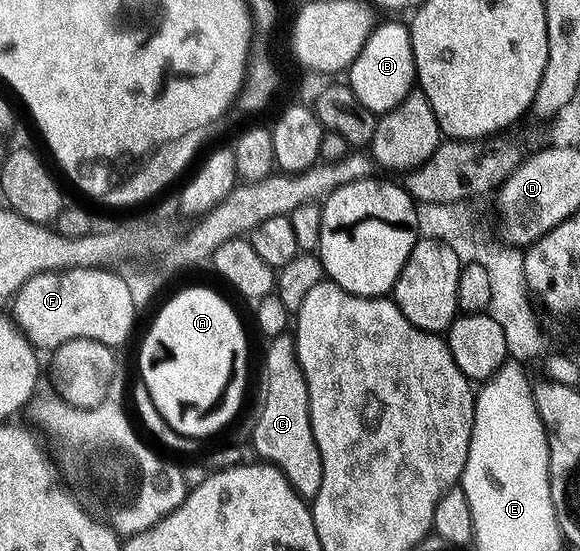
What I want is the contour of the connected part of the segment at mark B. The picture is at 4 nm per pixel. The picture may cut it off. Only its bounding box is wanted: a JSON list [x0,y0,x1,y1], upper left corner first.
[346,23,416,113]

